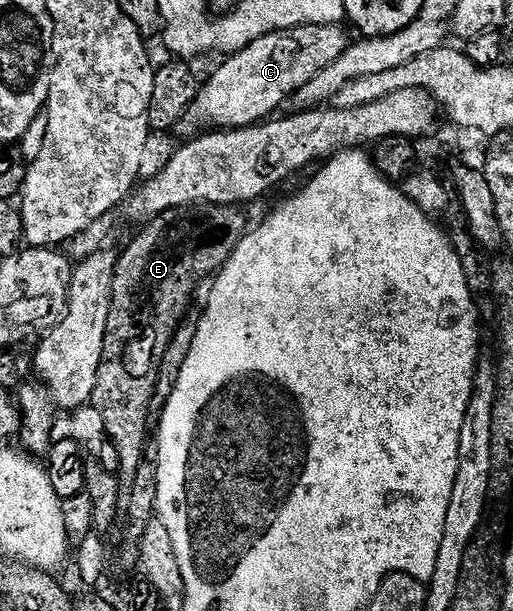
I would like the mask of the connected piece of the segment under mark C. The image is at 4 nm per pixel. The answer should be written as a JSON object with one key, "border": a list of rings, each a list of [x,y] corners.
{"border":[[[338,24],[330,26],[297,26],[291,30],[277,30],[271,34],[260,36],[260,40],[252,40],[252,44],[245,46],[243,50],[237,50],[235,54],[223,57],[222,62],[210,74],[207,82],[203,81],[198,88],[198,95],[192,100],[192,104],[182,115],[177,124],[177,133],[185,136],[198,136],[203,132],[221,132],[223,130],[238,130],[241,126],[256,126],[259,122],[269,119],[277,106],[289,103],[293,94],[312,76],[324,72],[328,64],[332,64],[346,51],[348,39]]]}

